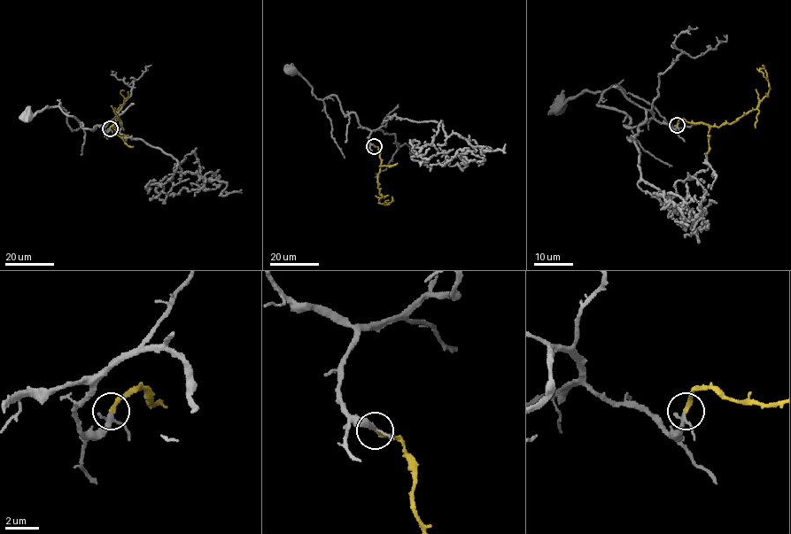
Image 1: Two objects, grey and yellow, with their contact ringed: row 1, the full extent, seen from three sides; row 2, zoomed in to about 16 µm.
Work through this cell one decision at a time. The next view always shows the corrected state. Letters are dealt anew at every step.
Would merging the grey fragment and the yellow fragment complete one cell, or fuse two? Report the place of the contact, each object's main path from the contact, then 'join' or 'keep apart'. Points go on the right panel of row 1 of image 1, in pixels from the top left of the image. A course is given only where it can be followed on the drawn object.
at (677, 125); grey runs (677, 125), (673, 129), (654, 118), (624, 126), (625, 114), (597, 104), (604, 91), (582, 91), (557, 107); yellow runs (677, 125), (682, 119), (718, 127), (734, 122), (755, 109), (768, 96), (770, 89), (762, 65); join

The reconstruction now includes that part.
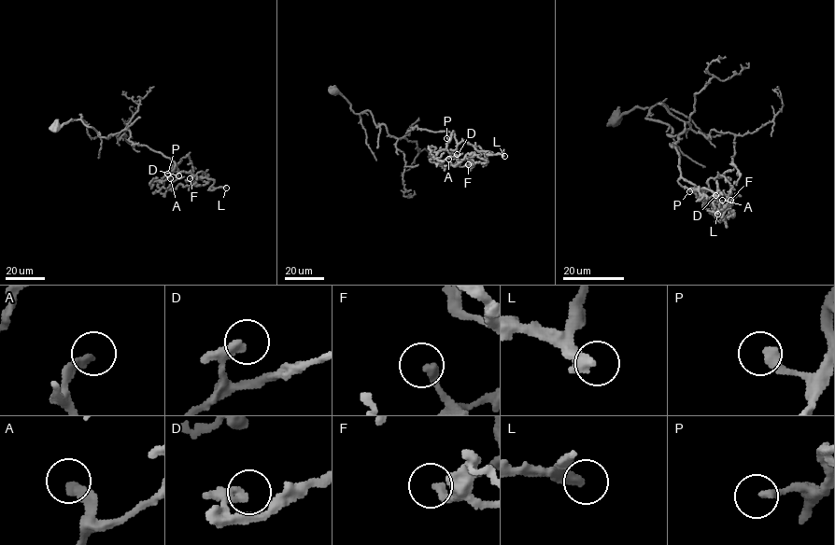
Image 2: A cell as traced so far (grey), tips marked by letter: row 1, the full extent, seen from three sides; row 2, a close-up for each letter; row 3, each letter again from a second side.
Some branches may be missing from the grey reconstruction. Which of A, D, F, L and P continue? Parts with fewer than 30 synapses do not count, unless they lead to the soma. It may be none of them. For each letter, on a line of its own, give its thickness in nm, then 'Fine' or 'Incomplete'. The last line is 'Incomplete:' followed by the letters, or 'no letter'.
A: Thickness 280 nm. Fine
D: Thickness 240 nm. Fine
F: Thickness 320 nm. Fine
L: Thickness 400 nm. Incomplete
P: Thickness 280 nm. Fine
Incomplete: L

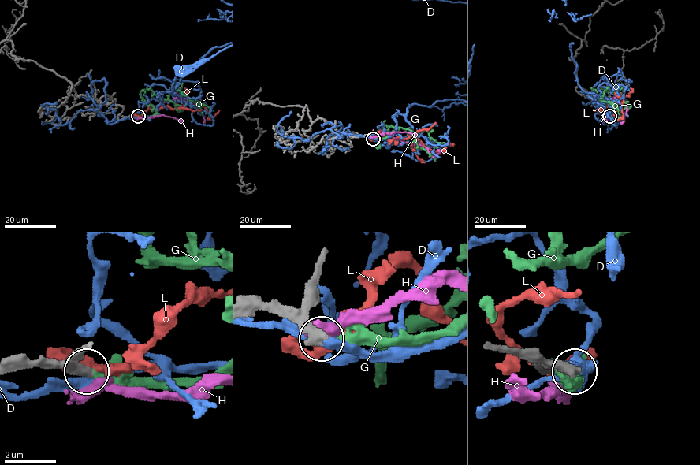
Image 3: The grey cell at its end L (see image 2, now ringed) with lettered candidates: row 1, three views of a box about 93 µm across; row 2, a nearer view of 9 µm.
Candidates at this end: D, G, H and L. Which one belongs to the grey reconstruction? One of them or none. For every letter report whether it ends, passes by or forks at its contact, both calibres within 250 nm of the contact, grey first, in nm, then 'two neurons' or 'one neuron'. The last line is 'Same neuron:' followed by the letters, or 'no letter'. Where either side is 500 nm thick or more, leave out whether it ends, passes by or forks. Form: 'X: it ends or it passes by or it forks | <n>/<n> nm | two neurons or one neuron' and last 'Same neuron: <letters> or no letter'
D: it passes by | 480/380 nm | two neurons
G: it passes by | 460/240 nm | one neuron
H: it passes by | 400/360 nm | two neurons
L: it passes by | 360/360 nm | two neurons
Same neuron: G

